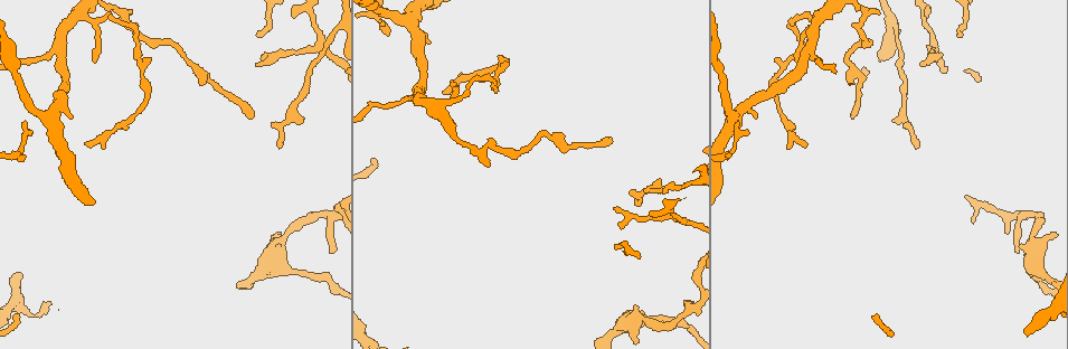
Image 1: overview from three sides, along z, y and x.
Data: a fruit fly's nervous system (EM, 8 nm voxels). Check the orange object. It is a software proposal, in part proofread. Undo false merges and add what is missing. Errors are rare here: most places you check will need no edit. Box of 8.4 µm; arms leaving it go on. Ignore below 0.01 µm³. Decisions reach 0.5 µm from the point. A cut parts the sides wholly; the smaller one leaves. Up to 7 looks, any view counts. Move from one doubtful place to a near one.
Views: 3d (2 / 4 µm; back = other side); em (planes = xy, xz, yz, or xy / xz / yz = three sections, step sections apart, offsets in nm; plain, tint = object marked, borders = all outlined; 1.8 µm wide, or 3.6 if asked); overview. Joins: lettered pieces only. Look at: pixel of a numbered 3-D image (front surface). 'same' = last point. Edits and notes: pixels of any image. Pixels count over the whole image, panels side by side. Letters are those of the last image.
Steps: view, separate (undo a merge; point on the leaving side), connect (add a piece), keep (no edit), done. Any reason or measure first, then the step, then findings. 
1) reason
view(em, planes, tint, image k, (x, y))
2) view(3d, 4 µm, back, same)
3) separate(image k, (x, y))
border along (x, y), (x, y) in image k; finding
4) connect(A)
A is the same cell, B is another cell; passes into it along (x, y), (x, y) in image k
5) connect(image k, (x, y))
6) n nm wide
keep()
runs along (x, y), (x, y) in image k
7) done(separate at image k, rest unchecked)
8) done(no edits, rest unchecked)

thin end
view(em, yz, step 4, tint, image 1, (638, 205))

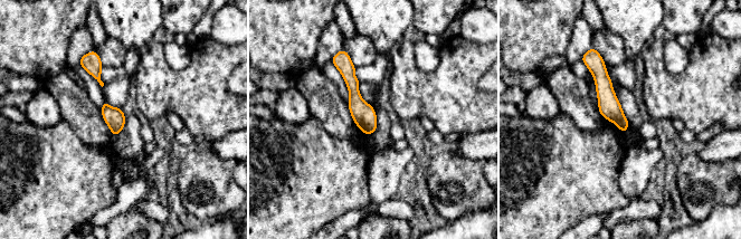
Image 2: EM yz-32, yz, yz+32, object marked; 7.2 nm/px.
view(em, planes, borders, same)

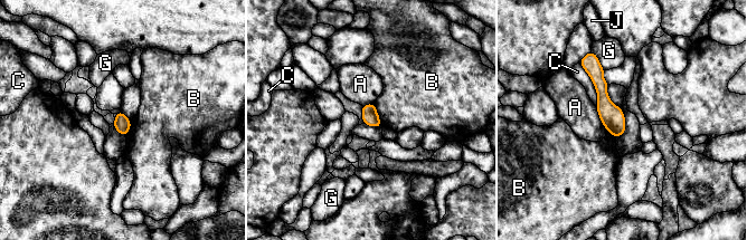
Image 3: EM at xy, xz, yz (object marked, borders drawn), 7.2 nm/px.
C touches over 340 nm
keep()
A, B, C, G and J are other cells; runs along (587, 66), (617, 133) in image 3; none of them fits

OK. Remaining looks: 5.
tapers out
view(3d, 2 µm, image 1, (254, 116))

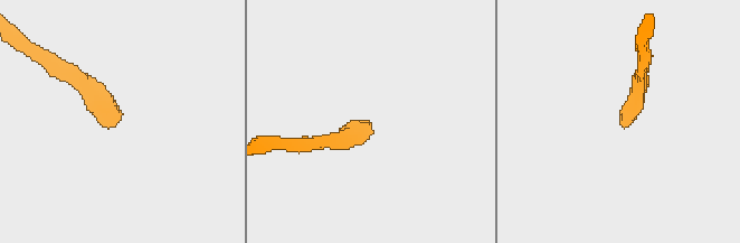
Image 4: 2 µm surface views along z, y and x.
shape alone is not enough
view(em, 3.6 µm, planes, borders, image 4, (621, 121))

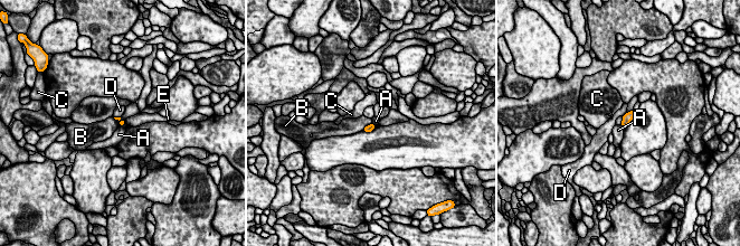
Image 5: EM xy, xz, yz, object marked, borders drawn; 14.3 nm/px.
keep()
A, B, C, D and E are other cells; border along (371, 123), (362, 130) in image 5; no lettered piece goes on from it

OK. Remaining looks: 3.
thin end
view(em, xz, step 8, tint, image 1, (652, 211))

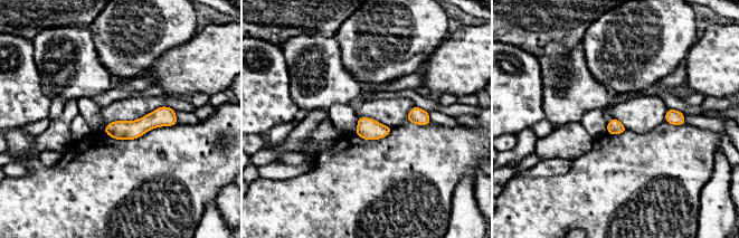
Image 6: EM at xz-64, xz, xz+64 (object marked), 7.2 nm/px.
view(em, planes, borders, same)

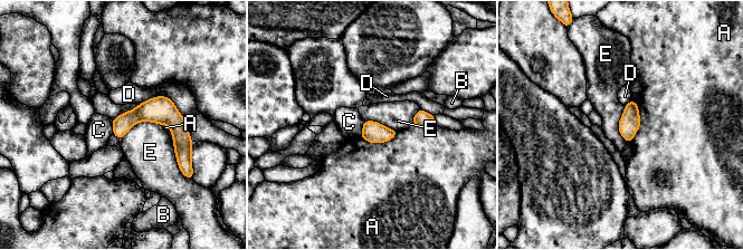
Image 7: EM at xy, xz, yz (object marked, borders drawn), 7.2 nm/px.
keep()
A, B, C, D and E are other cells; no lettered piece goes on from it

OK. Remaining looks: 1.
done(no edits, rest unchecked)

